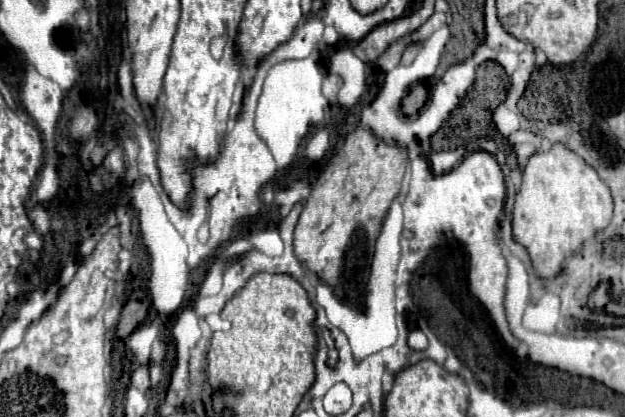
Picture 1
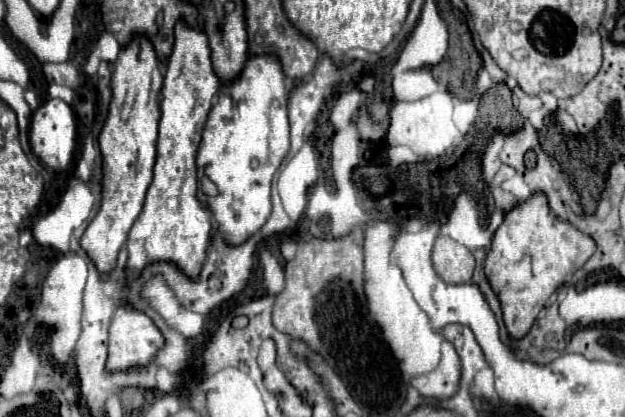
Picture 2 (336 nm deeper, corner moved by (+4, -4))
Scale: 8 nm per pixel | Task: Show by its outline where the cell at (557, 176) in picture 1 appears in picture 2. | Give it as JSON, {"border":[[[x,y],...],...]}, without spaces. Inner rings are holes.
{"border":[[[543,193],[515,205],[515,209],[505,215],[487,251],[485,275],[501,301],[503,323],[511,339],[521,339],[529,333],[547,299],[561,283],[567,283],[571,275],[585,265],[593,251],[595,241],[591,237],[577,231],[571,223],[551,215],[547,197]]]}

